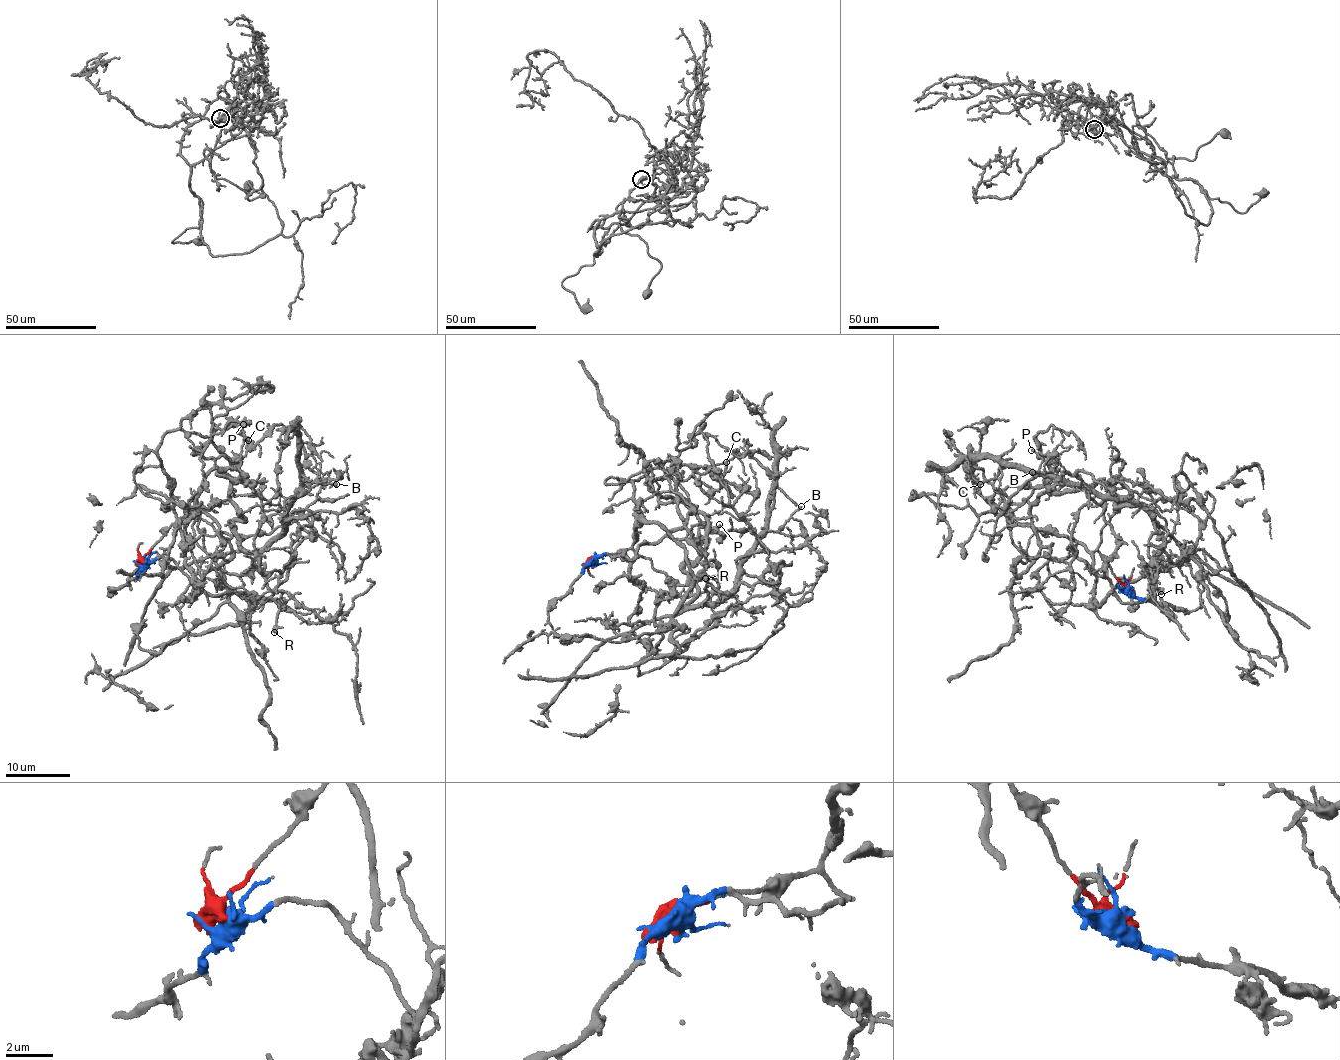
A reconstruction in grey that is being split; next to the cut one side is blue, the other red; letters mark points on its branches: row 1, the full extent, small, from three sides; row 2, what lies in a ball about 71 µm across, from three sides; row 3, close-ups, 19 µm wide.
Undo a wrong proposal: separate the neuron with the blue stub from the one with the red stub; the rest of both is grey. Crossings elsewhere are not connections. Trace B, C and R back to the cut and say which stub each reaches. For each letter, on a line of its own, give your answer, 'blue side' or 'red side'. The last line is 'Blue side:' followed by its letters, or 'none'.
B: blue side
C: blue side
R: red side
Blue side: B, C

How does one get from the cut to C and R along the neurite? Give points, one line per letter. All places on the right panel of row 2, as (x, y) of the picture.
C: (1129, 590), (1120, 577), (1124, 603), (1084, 562), (1051, 555), (1029, 501), (992, 483), (1000, 466), (979, 485)
R: (1129, 591), (1093, 553), (1097, 605), (1119, 585), (1136, 581), (1145, 567), (1161, 594)

